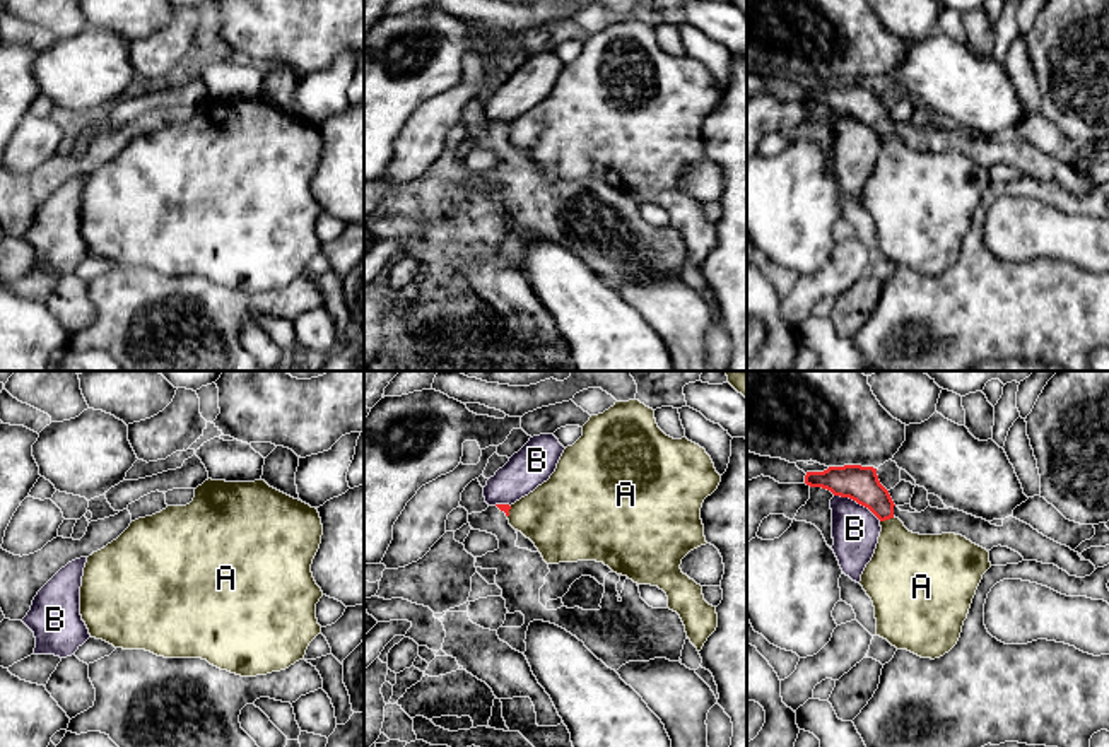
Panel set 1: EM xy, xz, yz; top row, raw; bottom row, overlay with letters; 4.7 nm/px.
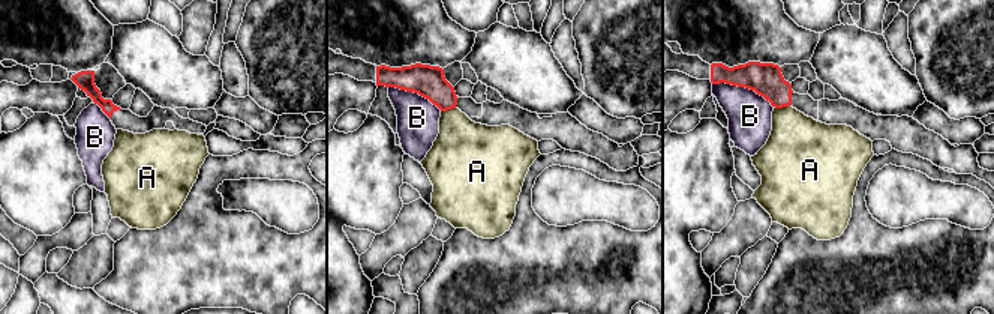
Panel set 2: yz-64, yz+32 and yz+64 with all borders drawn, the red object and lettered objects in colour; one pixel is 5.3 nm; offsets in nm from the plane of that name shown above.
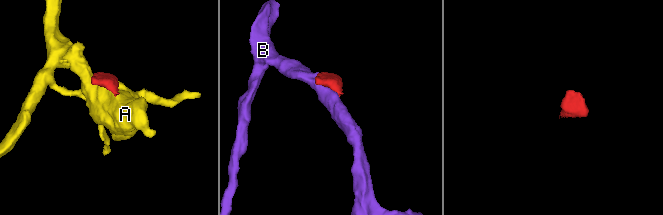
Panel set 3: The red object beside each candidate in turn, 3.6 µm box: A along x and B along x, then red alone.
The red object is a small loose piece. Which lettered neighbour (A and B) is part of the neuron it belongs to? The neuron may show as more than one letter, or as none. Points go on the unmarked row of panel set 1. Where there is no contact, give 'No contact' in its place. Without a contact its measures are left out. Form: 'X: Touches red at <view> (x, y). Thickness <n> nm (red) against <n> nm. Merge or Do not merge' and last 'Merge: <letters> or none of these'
A: Touches red at yz (887, 135). Thickness 170 nm (red) against 340 nm. Do not merge
B: Touches red at yz (858, 120). Thickness 170 nm (red) against 220 nm. Do not merge
Merge: none of these

